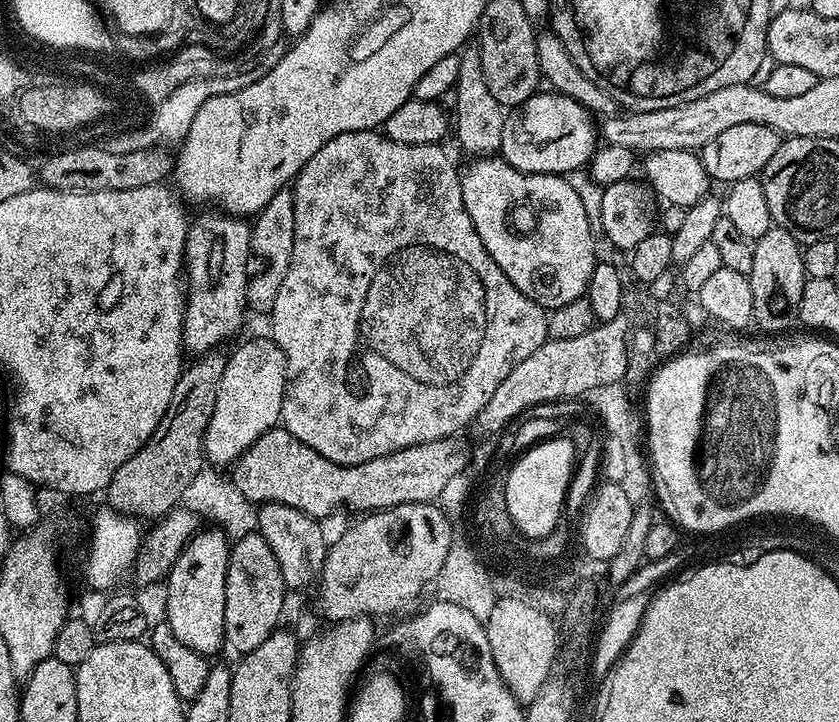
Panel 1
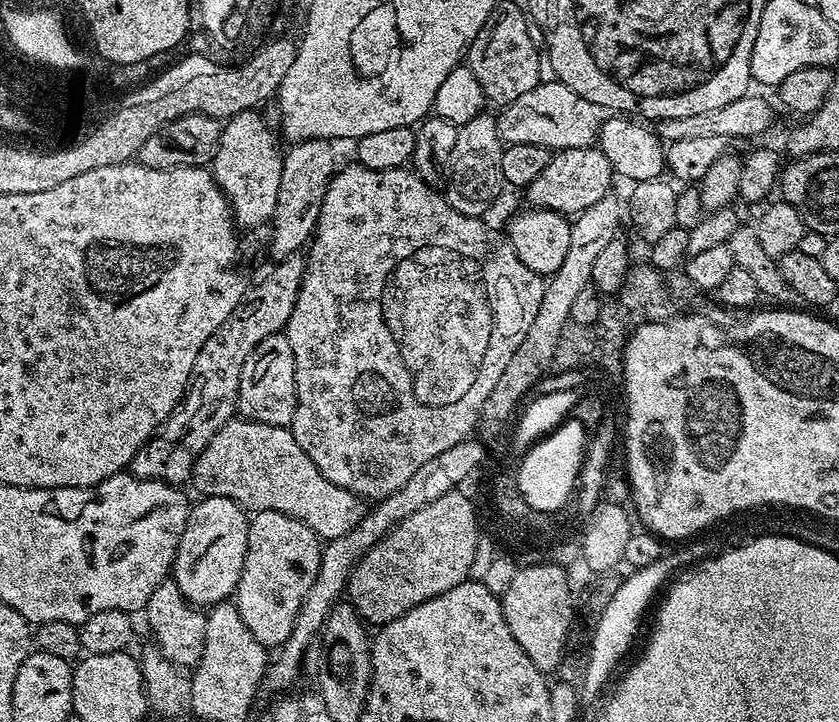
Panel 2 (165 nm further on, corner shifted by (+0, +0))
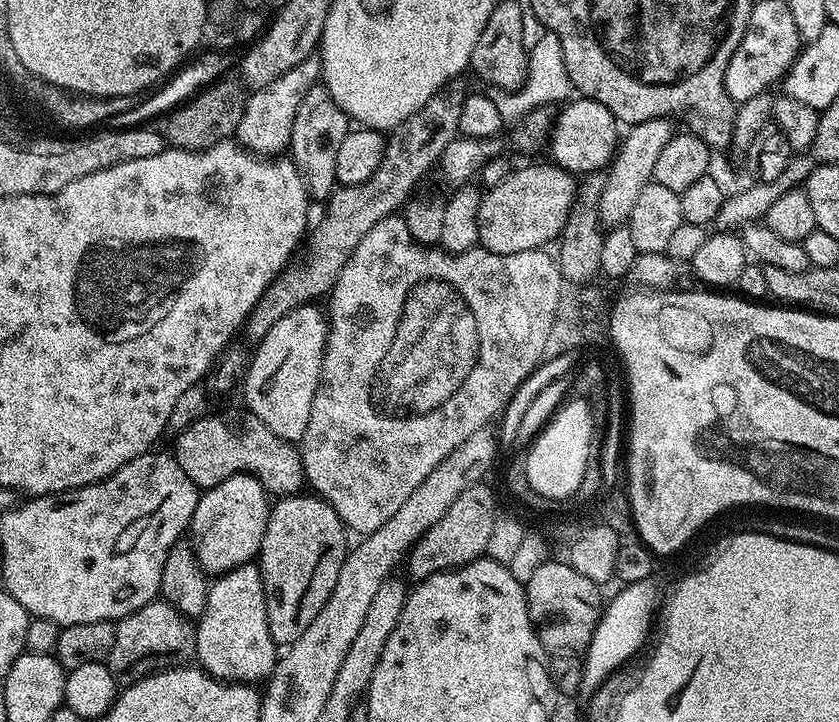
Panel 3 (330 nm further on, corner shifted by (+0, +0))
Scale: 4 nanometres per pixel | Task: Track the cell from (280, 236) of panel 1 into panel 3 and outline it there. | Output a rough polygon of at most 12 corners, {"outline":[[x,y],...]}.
{"outline":[[323,83],[306,90],[290,159],[313,201],[336,191],[347,114]]}

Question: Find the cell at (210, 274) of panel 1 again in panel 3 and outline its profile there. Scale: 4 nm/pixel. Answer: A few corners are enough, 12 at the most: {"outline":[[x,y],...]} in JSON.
{"outline":[[313,54],[248,97],[235,139],[287,153],[298,106],[321,76]]}

